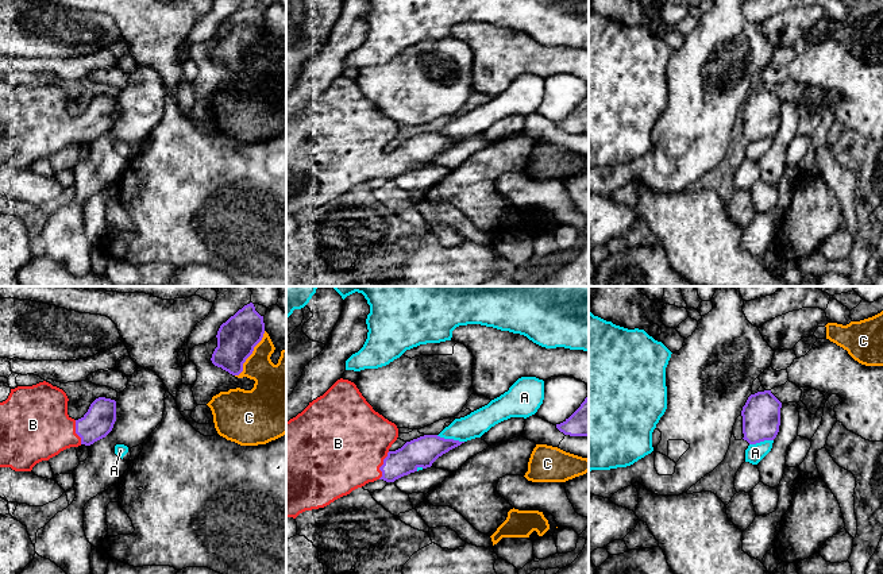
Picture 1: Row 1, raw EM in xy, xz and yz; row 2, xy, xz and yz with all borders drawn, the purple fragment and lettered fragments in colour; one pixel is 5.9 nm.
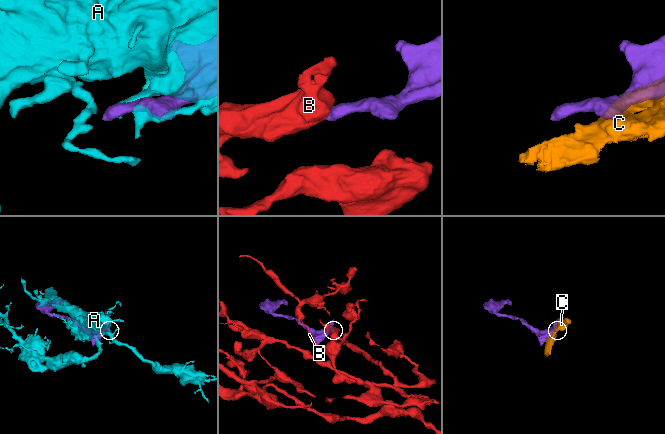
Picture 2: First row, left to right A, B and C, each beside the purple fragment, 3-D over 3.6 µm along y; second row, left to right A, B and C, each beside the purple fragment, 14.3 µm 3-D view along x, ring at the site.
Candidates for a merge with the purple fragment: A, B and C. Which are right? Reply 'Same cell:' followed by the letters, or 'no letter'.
Same cell: B

